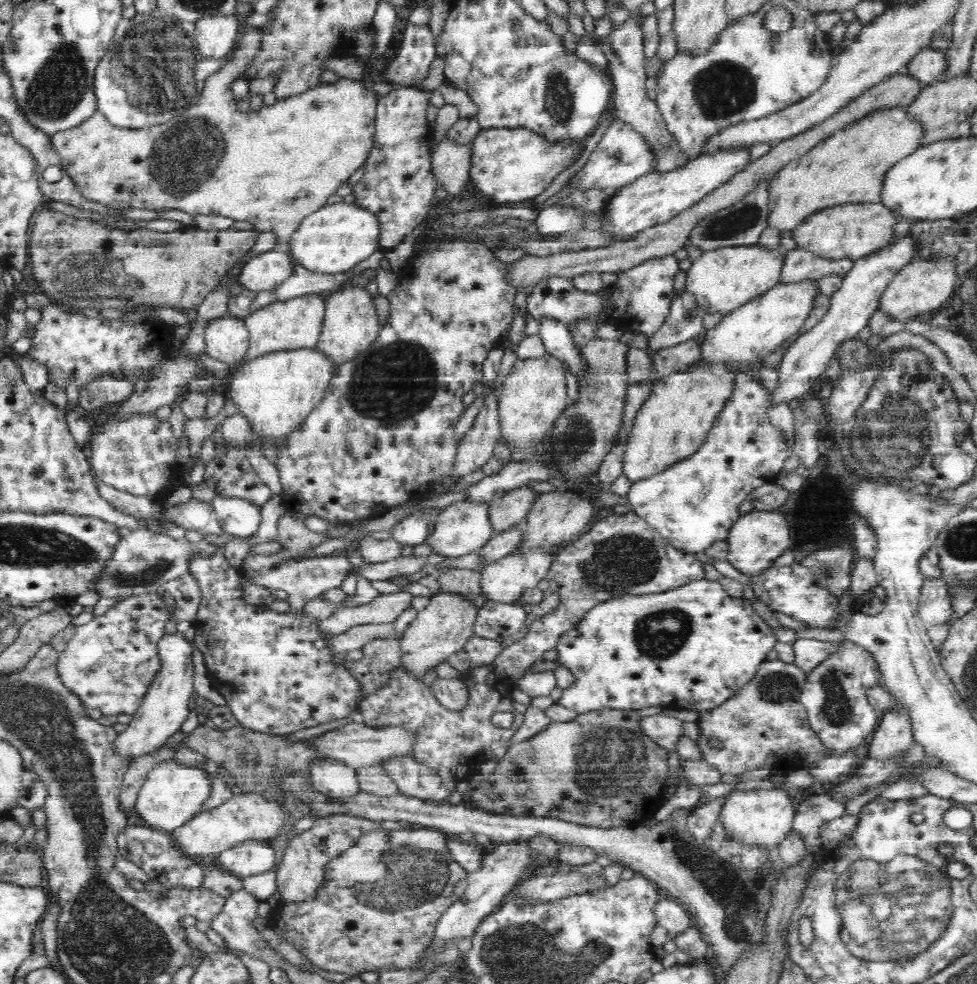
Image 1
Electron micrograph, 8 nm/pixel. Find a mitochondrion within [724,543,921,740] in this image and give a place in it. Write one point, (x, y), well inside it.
(837, 709)

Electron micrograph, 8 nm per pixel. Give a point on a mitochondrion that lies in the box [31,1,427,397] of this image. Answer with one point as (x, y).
(151, 67)

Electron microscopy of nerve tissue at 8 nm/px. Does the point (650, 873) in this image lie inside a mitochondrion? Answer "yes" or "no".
no

